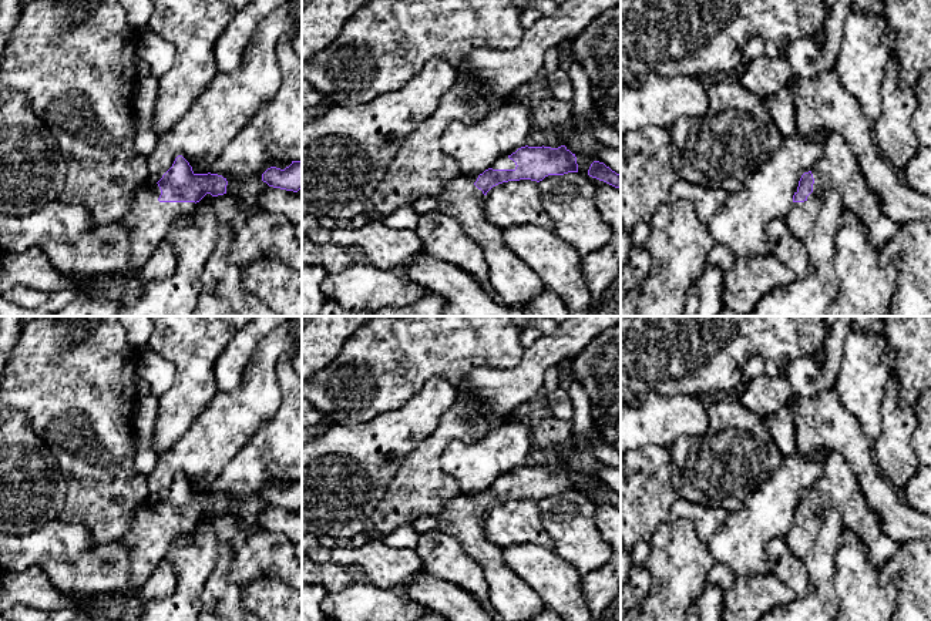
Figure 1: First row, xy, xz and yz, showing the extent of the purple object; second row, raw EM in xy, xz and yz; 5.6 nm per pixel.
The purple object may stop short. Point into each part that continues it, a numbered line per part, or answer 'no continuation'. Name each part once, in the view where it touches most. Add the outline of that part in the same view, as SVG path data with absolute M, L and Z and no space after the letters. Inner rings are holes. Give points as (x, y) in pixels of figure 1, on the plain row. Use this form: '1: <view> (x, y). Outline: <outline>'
1: xy (147, 540). Outline: M145 500L134 508L132 524L118 541L128 553L131 584L142 585L171 543L182 533L191 533L195 521L159 521L158 503Z

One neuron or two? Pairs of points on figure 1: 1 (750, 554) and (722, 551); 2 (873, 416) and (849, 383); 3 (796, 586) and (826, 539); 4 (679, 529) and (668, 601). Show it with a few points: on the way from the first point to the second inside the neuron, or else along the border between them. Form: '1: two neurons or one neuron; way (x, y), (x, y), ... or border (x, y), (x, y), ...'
1: one neuron; way (743, 551), (729, 551)
2: one neuron; way (866, 408), (863, 398), (857, 392)
3: two neurons; border (802, 560), (806, 569), (806, 591), (796, 597)
4: one neuron; way (678, 547), (675, 583)

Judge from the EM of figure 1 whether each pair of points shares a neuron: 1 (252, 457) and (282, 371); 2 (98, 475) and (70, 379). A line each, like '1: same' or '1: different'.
1: same
2: same

